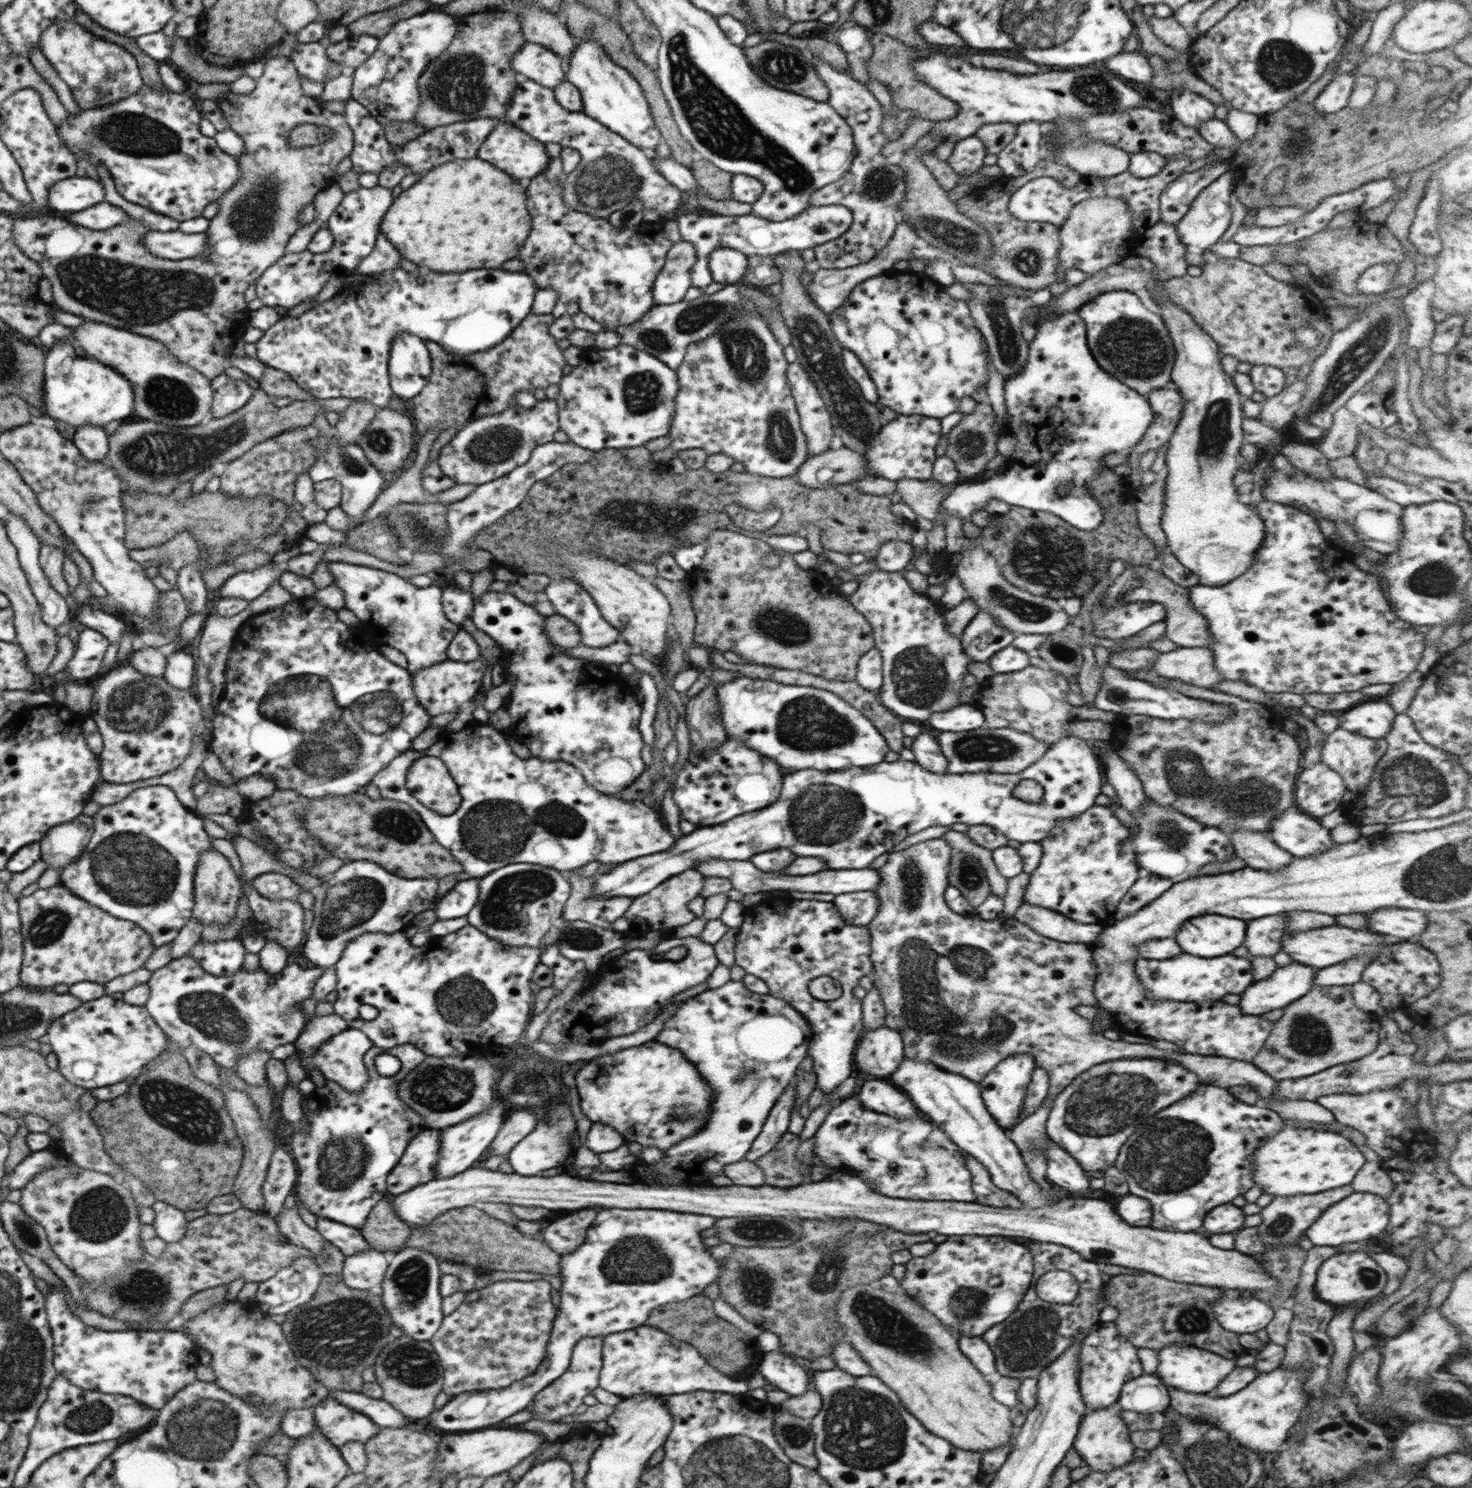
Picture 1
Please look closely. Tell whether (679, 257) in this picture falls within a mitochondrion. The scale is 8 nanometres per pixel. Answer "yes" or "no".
yes

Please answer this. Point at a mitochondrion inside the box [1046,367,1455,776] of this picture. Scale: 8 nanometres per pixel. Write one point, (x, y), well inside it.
(1215, 435)

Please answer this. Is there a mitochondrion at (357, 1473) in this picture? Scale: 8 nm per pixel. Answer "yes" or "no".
no

